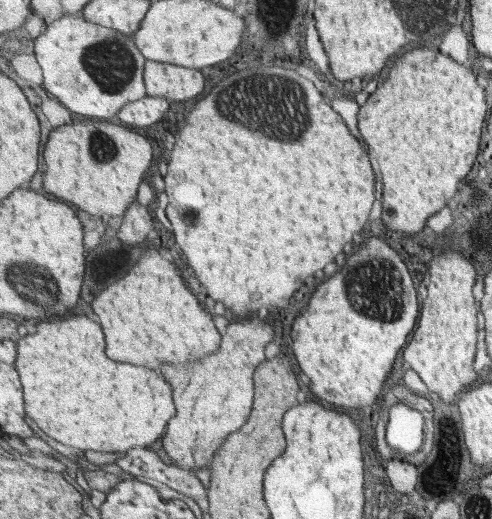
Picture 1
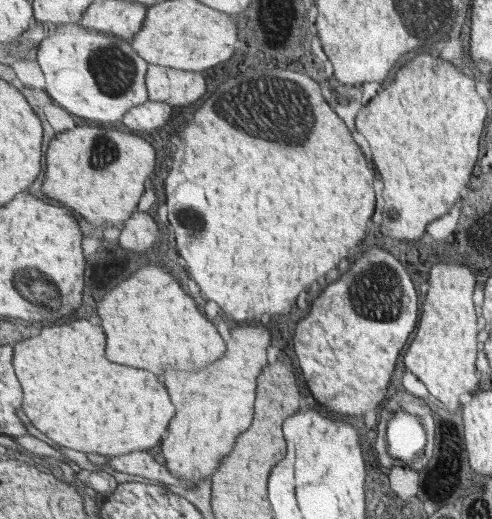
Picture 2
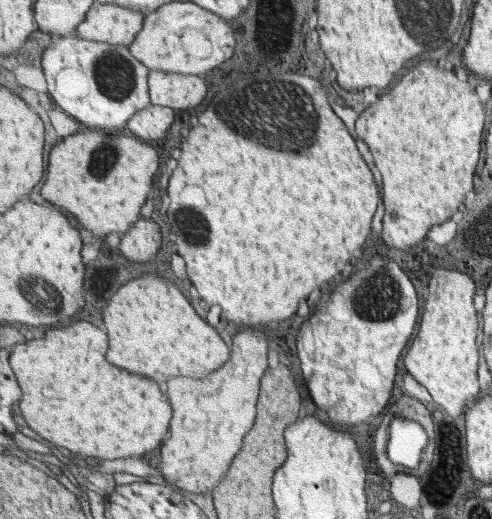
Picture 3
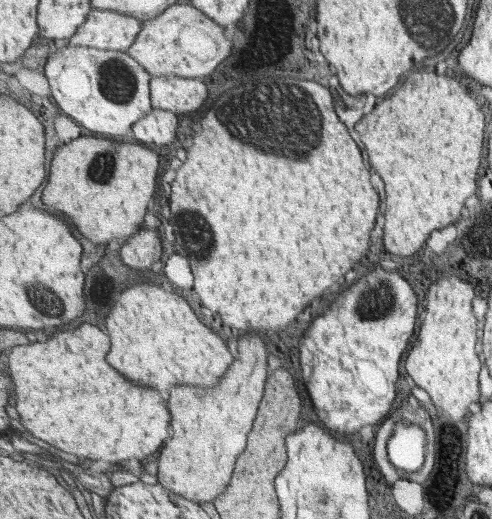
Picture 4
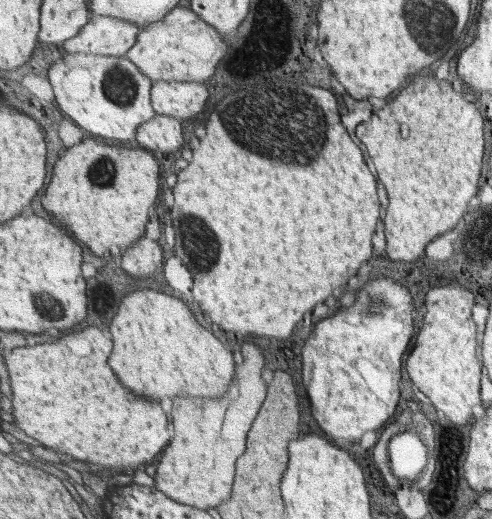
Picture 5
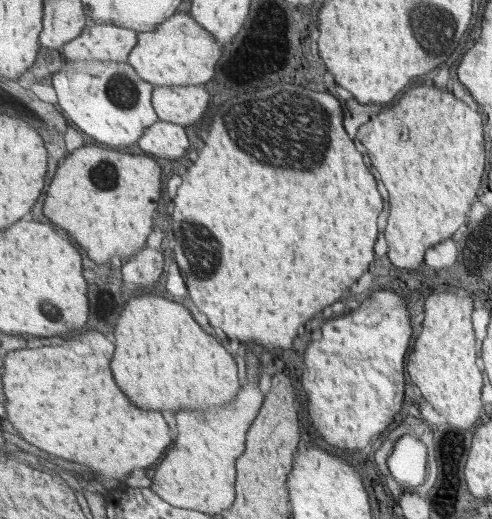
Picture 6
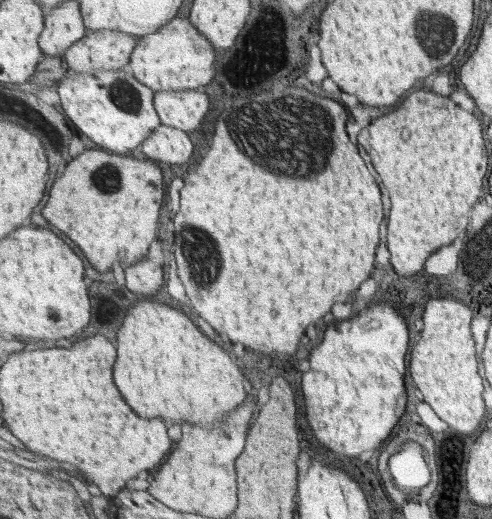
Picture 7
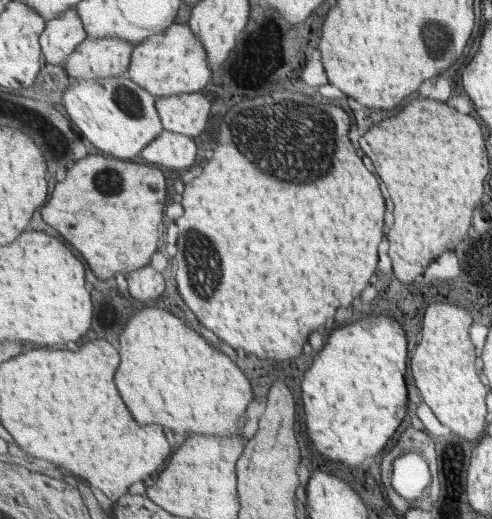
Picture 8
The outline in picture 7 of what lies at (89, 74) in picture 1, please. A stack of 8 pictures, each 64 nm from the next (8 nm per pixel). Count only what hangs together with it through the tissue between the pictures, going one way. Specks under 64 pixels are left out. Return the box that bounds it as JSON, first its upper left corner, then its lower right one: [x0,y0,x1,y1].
[56,67,161,154]

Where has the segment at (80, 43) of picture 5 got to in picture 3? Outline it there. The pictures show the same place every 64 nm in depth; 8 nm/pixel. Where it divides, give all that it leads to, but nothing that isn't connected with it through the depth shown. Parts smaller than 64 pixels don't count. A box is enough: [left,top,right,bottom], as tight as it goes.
[75,1,145,46]

